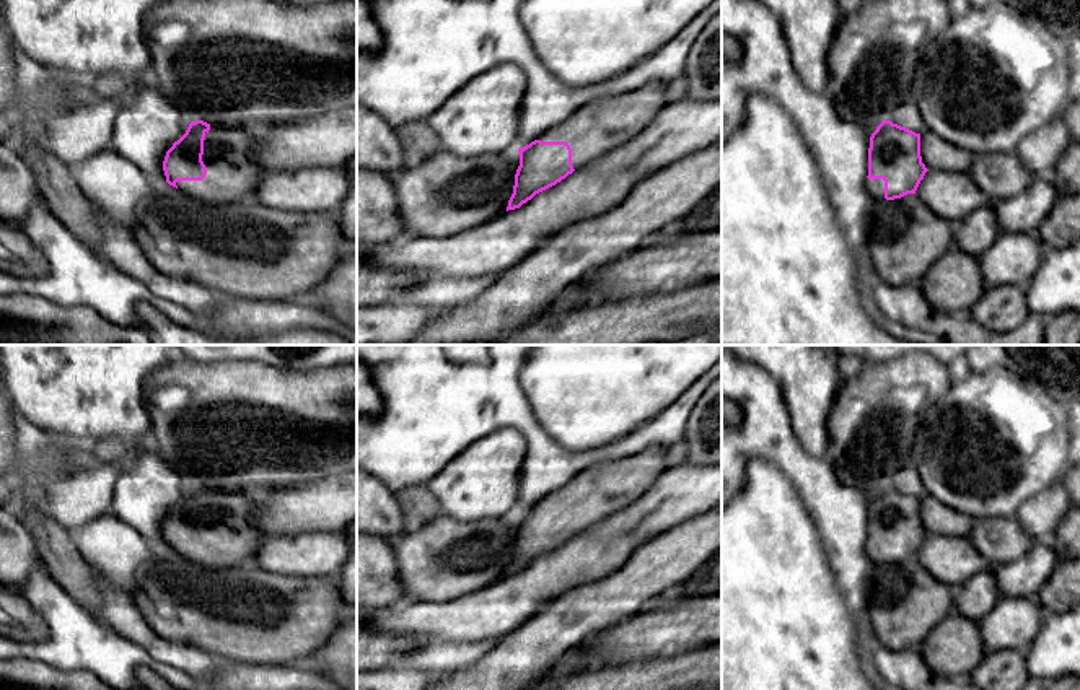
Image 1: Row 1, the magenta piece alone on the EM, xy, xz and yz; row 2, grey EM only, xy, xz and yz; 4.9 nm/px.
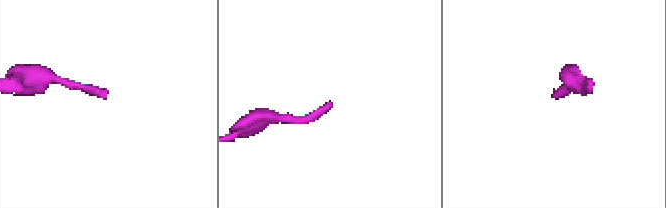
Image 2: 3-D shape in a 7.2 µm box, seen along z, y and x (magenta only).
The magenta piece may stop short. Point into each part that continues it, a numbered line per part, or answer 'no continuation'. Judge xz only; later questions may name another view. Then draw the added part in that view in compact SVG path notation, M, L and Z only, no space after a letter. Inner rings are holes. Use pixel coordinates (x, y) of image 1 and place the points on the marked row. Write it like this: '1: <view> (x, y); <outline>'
1: xz (598, 127); M647 83L639 90L583 106L538 140L567 142L572 148L572 166L578 169L639 135L665 106L666 86Z

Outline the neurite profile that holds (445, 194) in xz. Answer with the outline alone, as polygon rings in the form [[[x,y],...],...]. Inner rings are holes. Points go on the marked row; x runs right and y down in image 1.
[[[518,150],[482,156],[438,151],[389,174],[406,234],[448,238],[498,218],[518,166]]]

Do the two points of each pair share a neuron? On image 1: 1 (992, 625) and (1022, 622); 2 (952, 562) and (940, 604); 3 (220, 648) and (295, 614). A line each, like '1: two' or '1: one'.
1: one
2: two
3: one

